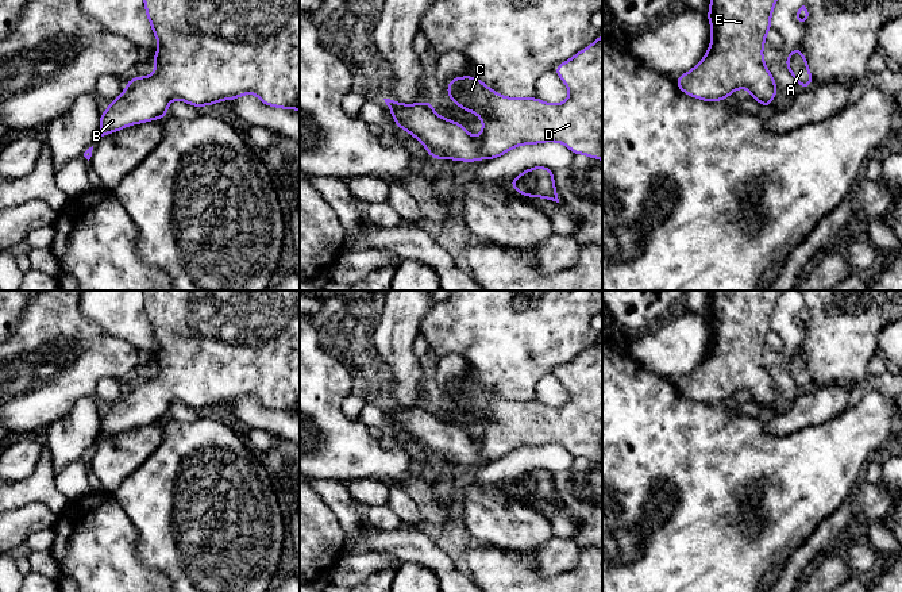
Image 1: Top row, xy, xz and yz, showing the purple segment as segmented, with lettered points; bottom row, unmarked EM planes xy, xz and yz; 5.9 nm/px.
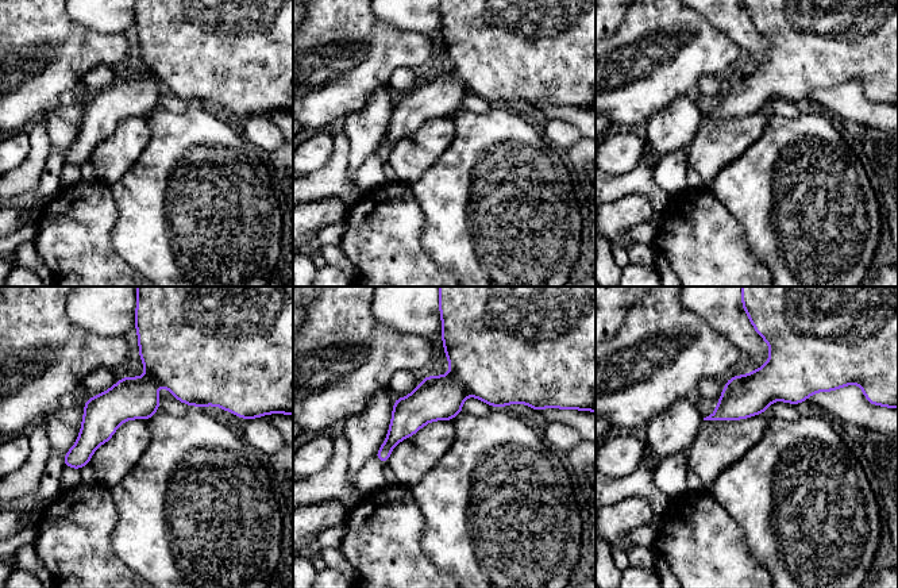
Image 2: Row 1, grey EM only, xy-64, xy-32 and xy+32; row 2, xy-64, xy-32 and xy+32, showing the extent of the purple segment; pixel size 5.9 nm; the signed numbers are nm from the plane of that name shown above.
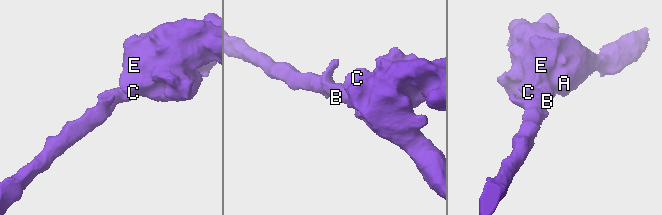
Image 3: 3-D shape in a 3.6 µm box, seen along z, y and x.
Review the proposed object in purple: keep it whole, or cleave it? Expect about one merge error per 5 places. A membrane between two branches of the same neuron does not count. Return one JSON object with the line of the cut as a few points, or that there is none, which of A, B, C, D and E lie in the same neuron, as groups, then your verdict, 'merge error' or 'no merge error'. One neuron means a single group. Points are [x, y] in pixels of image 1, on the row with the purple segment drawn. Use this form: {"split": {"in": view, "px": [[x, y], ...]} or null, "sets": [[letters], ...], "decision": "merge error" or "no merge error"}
{"split": null, "sets": [["A", "B", "C", "D", "E"]], "decision": "no merge error"}

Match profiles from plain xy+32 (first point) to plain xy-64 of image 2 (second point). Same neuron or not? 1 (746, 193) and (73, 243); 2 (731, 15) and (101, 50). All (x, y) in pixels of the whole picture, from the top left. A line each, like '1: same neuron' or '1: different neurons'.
1: different neurons
2: different neurons

